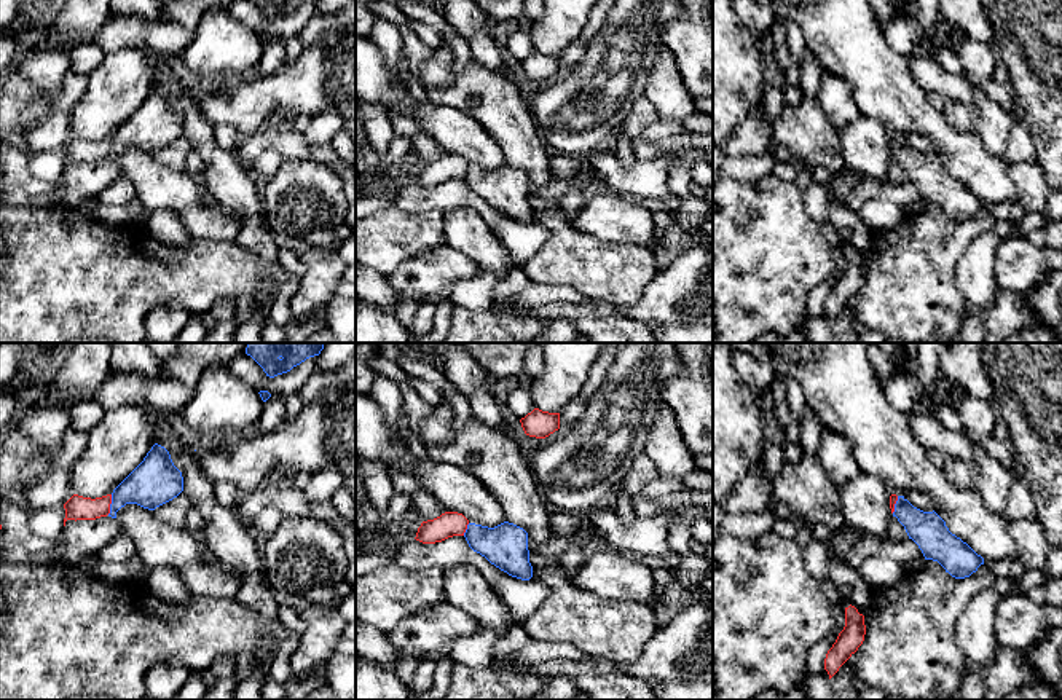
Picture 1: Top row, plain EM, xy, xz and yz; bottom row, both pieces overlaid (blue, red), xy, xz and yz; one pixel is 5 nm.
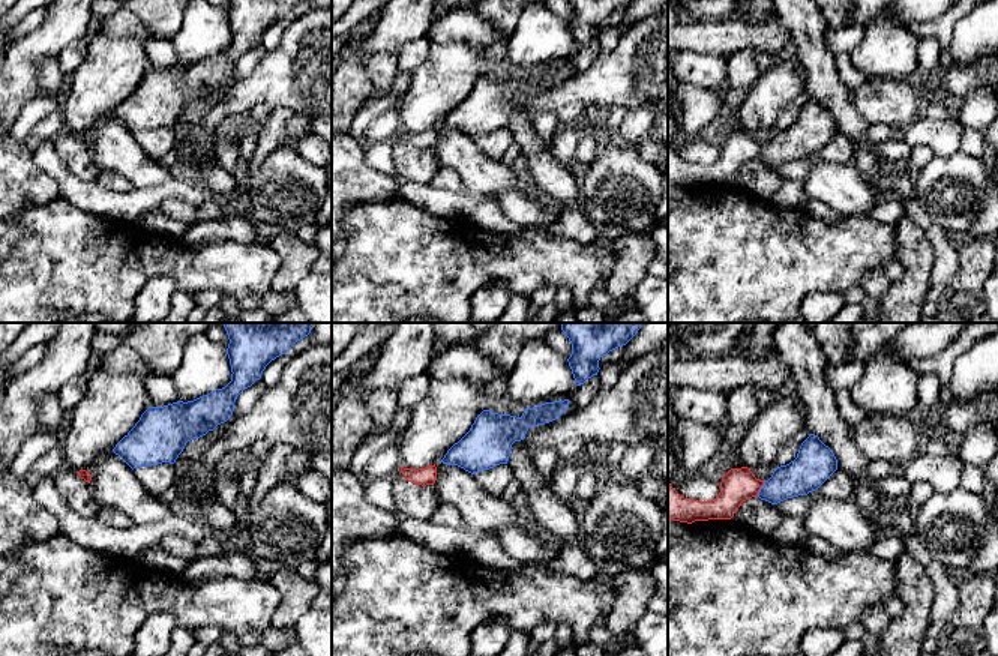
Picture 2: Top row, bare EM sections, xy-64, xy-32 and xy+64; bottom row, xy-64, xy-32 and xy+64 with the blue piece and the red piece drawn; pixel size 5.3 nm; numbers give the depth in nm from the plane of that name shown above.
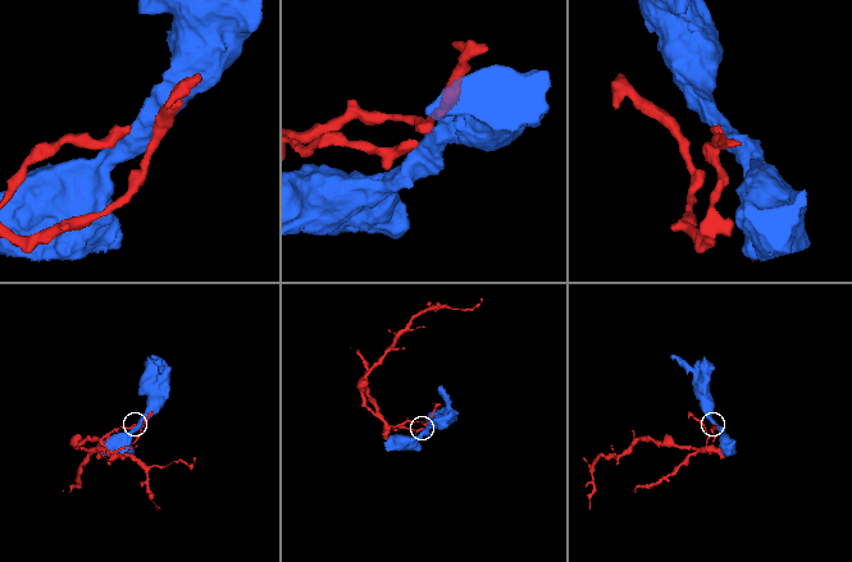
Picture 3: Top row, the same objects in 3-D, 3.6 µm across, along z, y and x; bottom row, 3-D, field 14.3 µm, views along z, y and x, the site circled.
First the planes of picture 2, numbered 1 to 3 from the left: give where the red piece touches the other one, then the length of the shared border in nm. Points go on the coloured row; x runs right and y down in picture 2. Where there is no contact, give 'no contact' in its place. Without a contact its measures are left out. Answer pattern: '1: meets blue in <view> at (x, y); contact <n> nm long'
1: no contact
2: no contact
3: meets blue in xy+64 at (761, 488); contact 80 nm long

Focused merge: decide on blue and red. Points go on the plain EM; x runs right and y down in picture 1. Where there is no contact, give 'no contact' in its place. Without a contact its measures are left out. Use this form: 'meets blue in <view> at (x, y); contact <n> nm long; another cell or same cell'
meets blue in xy at (110, 147); contact 110 nm long; another cell

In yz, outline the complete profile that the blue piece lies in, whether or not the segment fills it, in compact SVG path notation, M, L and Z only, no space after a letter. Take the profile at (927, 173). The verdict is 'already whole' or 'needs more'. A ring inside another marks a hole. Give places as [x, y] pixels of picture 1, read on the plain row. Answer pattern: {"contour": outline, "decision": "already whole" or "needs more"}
{"contour": "M898 139L893 159L904 169L909 182L918 188L925 203L938 204L952 220L970 220L984 207L984 201L952 177L934 153L923 155L904 139Z", "decision": "already whole"}

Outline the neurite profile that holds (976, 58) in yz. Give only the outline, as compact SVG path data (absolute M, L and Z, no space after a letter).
M957 37L954 45L965 73L979 80L993 78L998 57L989 45L965 37Z

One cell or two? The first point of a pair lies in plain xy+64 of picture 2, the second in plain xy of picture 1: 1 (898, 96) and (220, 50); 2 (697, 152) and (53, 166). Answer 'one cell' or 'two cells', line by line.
1: two cells
2: one cell

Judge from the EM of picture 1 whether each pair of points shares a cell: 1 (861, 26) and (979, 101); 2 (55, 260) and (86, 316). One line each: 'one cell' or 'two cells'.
1: two cells
2: one cell

